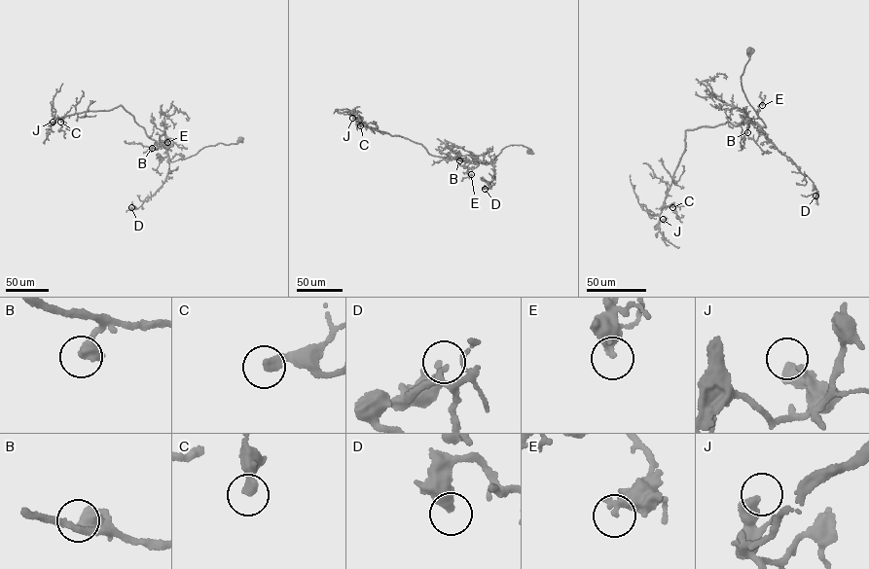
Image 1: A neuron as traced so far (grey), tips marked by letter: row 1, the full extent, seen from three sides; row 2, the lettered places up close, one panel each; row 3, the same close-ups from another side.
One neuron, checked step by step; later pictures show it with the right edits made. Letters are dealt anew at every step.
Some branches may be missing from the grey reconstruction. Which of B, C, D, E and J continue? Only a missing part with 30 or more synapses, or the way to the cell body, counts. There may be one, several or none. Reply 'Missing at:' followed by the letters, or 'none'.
Missing at: C

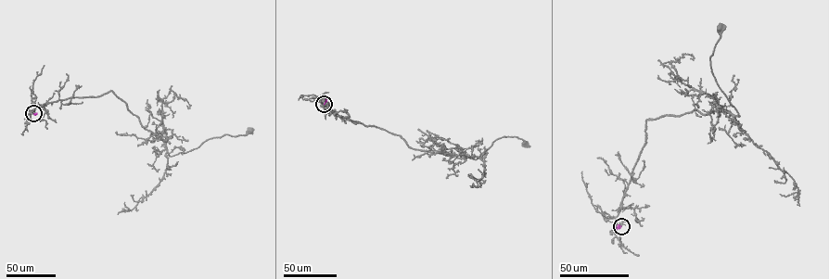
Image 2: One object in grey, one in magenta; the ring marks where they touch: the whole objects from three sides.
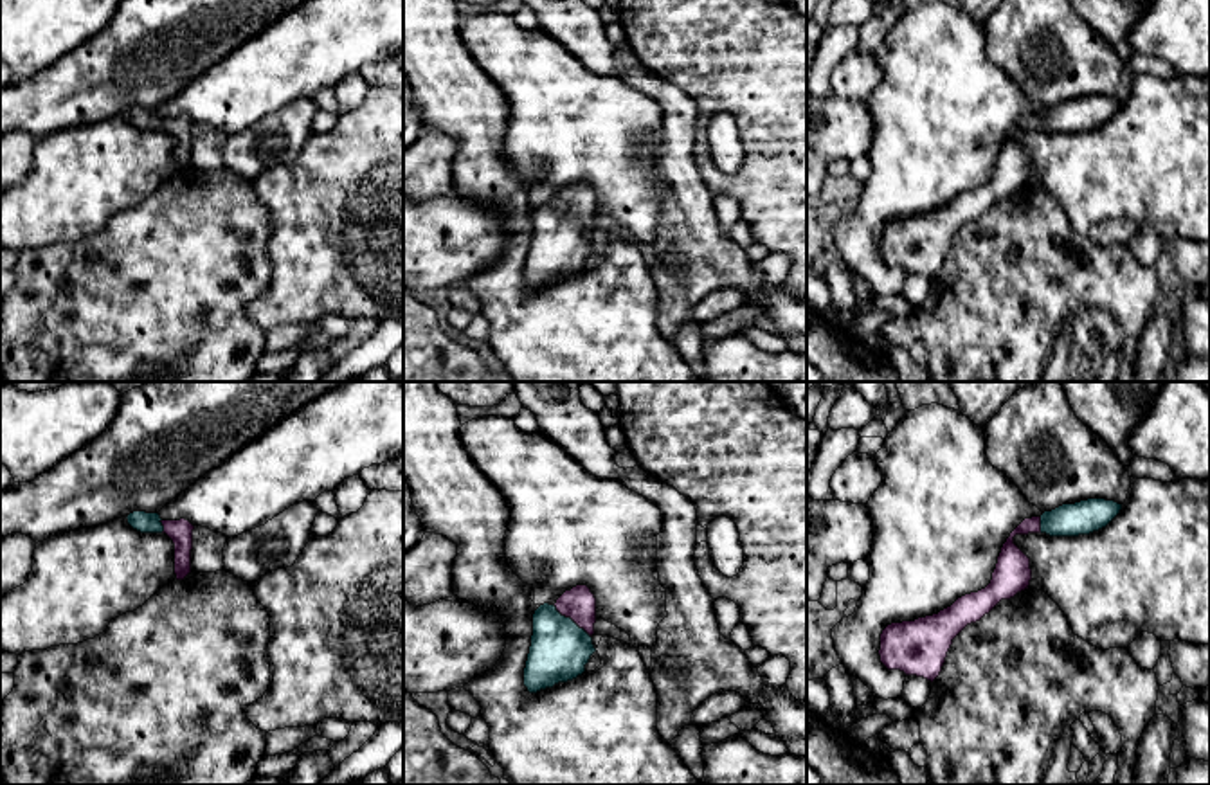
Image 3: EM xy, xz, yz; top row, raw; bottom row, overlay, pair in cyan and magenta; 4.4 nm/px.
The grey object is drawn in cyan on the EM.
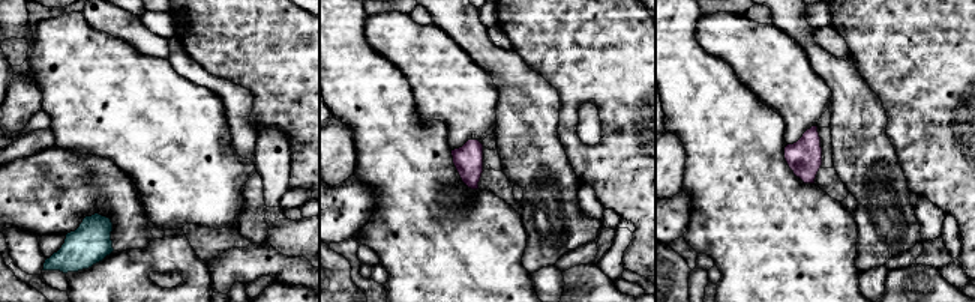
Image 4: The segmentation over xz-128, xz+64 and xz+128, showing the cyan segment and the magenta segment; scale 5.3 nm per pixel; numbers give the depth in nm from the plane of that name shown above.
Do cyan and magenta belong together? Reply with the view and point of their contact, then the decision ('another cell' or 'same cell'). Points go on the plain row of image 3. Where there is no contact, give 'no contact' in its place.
xz (569, 215) | same cell

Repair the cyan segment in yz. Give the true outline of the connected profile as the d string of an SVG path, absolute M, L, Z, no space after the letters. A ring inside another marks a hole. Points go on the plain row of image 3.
M1088 95L1062 101L1041 113L1025 115L1003 140L990 180L978 189L958 194L938 211L888 221L880 230L880 259L888 266L900 266L933 279L942 268L953 236L967 221L980 218L1001 196L1010 196L1028 185L1030 155L1014 140L1016 131L1089 131L1106 124L1120 106L1122 101L1115 97Z

